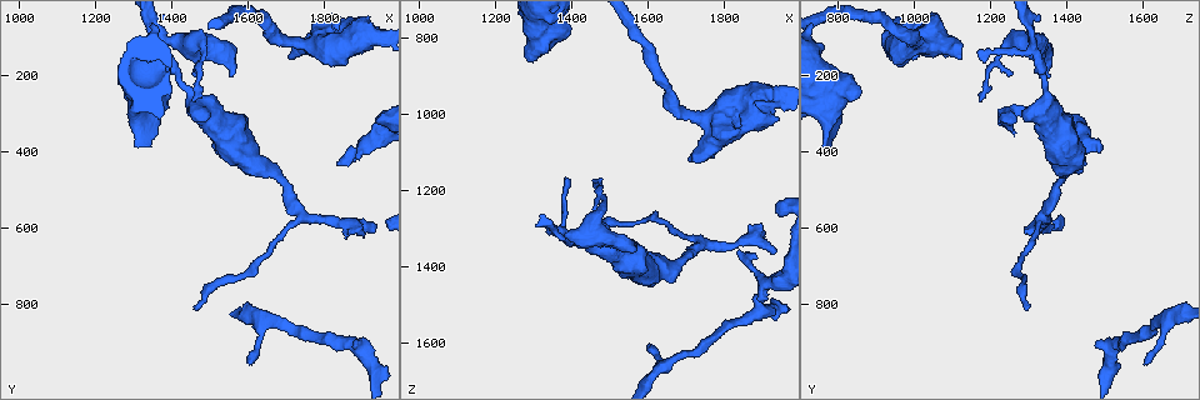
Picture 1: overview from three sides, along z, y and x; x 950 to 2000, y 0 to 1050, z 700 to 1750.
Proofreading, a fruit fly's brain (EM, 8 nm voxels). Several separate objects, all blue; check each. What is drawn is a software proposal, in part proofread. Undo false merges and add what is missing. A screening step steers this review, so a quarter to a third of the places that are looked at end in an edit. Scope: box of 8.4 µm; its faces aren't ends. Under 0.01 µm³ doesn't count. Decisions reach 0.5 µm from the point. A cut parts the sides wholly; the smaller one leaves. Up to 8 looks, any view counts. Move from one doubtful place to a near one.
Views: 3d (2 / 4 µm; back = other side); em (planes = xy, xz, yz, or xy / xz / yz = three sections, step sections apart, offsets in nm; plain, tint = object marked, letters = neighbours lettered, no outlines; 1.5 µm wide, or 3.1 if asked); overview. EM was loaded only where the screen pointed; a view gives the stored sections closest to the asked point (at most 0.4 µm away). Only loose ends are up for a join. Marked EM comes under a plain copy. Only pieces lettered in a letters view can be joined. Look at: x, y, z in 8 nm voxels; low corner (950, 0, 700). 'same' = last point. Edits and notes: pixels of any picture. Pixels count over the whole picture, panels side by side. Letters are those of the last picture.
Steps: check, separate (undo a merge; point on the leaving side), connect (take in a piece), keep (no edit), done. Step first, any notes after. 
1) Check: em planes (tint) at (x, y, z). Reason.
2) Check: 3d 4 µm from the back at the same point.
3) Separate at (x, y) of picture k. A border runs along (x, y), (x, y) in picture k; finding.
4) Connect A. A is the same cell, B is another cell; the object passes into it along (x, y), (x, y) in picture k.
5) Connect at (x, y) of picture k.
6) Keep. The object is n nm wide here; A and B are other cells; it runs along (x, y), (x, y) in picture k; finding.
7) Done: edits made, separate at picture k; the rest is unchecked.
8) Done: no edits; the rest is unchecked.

Check: em planes (letters) at (1610, 950, 1605). An open end.

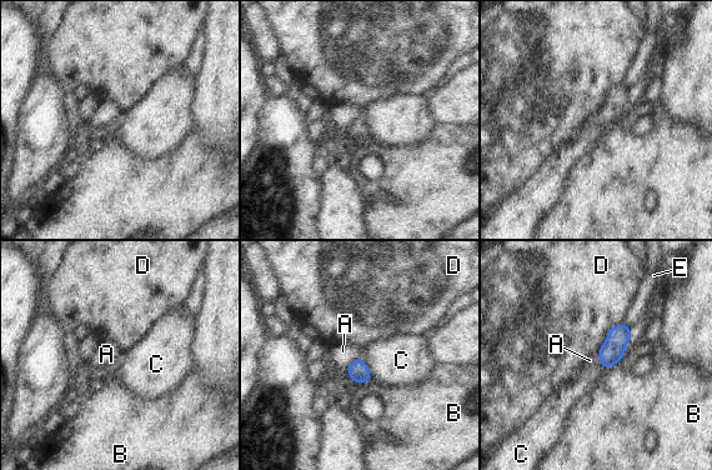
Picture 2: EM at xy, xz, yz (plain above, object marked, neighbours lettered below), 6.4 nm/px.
Keep. The object is 130 nm wide here; the longest contact is with D, 260 nm; A, B, C, D and E are other cells; no lettered piece goes on from it.

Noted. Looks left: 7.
Check: 3d 2 µm at (1380, 135, 1325). Arms part here.

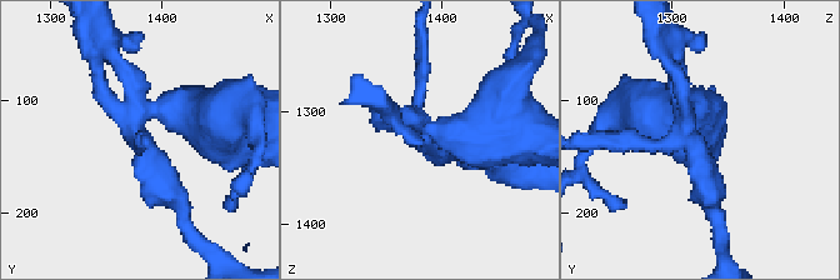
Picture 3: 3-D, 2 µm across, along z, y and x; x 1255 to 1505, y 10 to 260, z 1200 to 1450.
Check: em planes (letters) at (1386, 134, 1322).

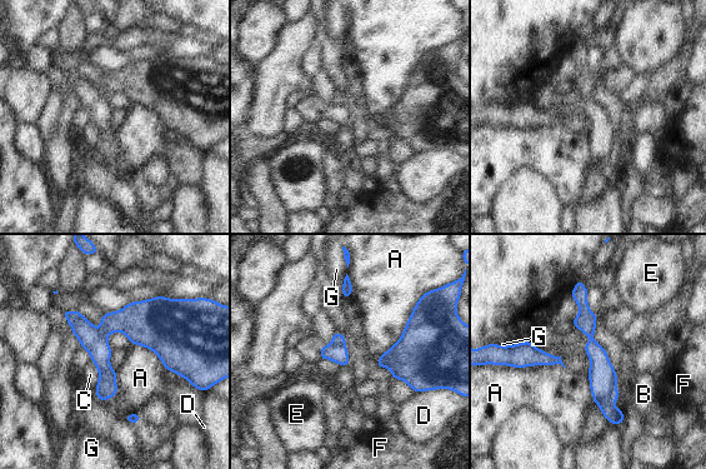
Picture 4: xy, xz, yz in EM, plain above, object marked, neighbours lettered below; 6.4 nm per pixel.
Separate at (338, 339) of picture 4. A, B, C, D, E, F and G are other cells; a border runs along (330, 343), (344, 345) in picture 4; two neurons meet here.

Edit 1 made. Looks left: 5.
Check: overview.

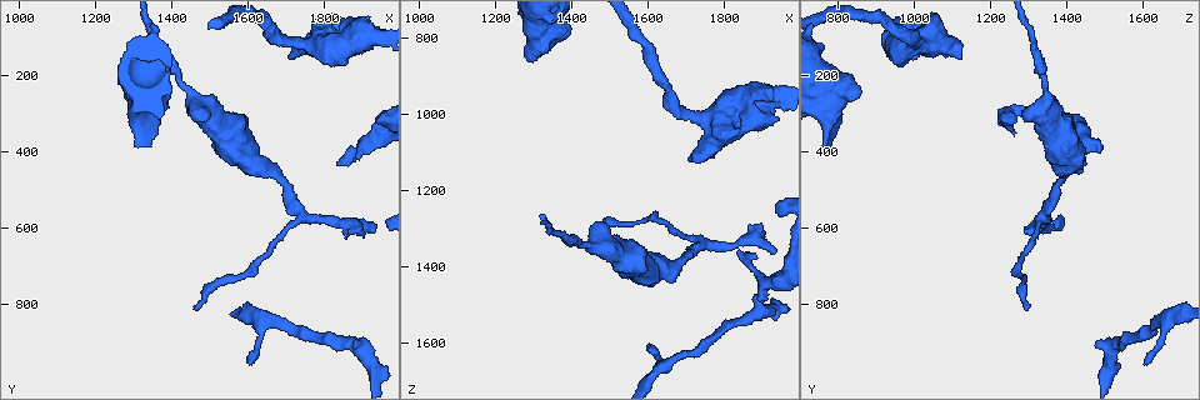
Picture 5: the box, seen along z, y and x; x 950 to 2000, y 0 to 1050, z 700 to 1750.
Check: 3d 4 µm at (1845, 425, 1360). An open end.

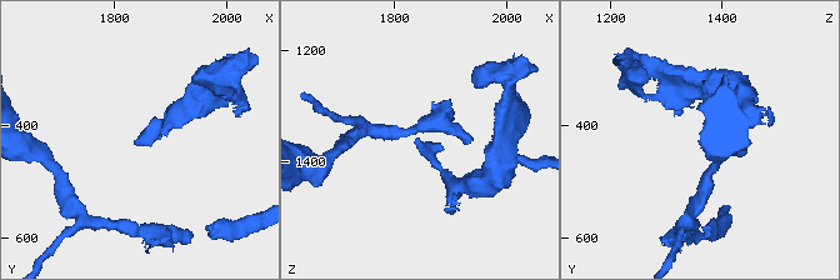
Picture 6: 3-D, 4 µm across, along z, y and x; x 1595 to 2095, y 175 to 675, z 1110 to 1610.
Check: em yz step 8 (tint) at (1840, 425, 1355). Now the EM.

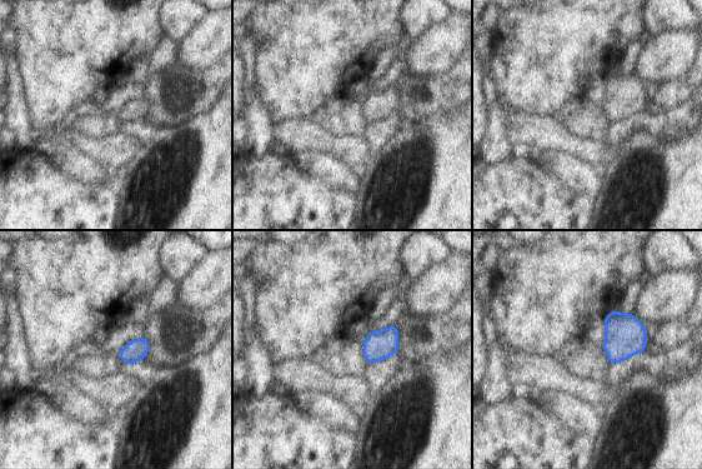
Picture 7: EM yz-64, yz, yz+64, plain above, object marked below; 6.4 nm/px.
Check: em planes (letters) at the same point.

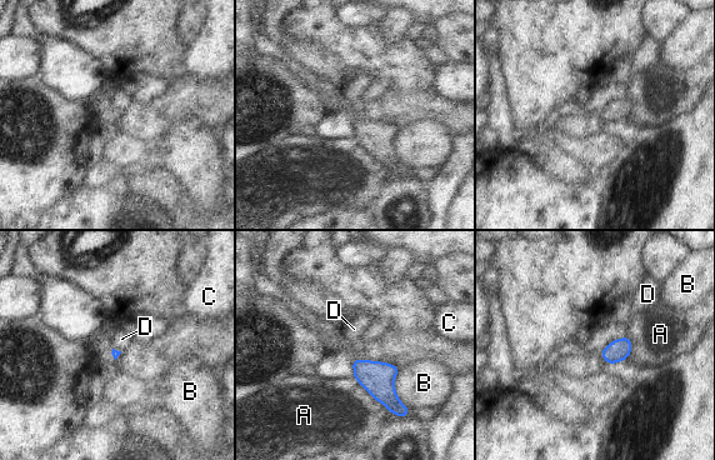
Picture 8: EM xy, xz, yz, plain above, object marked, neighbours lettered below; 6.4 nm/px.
Keep. A, B, C and D are other cells; a border runs along (626, 335), (611, 340), (600, 351) in picture 8; none of them fits.

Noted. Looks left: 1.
Done: edits made, separate at picture 4; the rest is unchecked.

